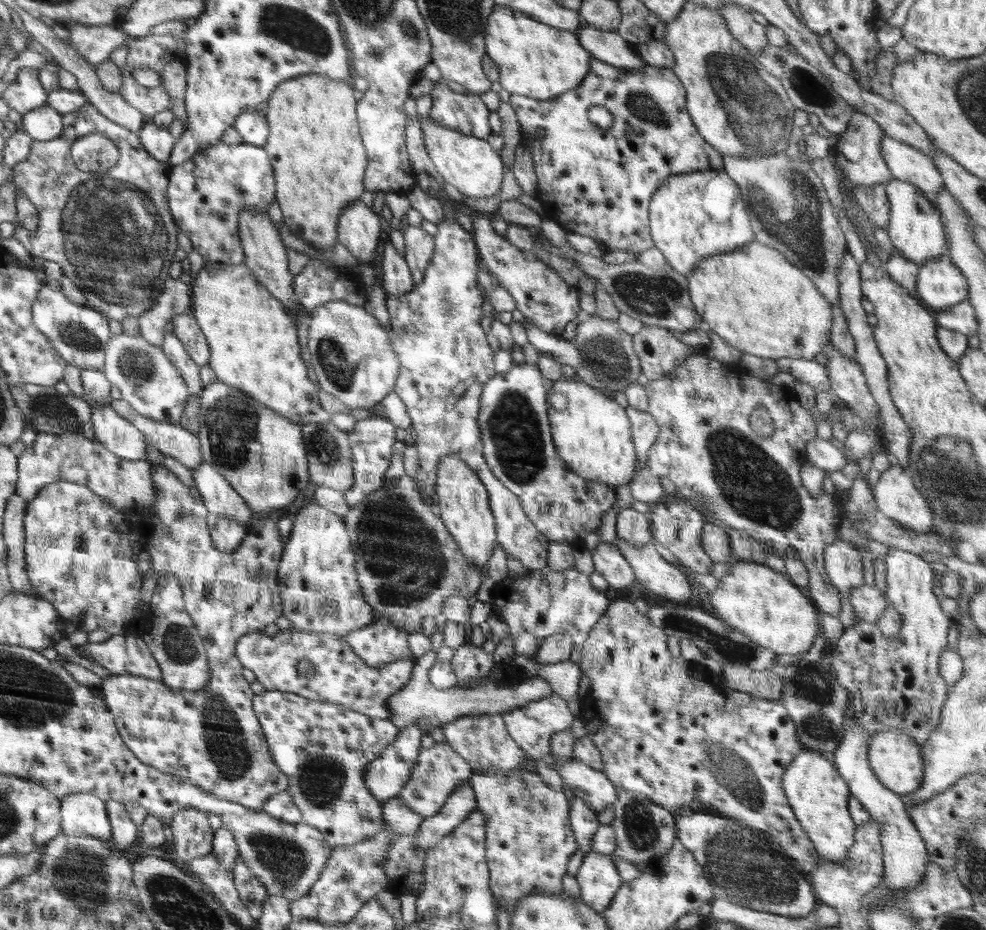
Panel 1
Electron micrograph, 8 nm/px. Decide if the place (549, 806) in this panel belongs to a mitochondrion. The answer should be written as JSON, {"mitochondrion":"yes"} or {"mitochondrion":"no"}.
{"mitochondrion":"no"}

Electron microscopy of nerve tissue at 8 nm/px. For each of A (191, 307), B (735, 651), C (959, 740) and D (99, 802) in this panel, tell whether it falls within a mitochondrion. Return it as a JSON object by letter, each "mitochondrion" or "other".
{"A":"other","B":"mitochondrion","C":"other","D":"other"}

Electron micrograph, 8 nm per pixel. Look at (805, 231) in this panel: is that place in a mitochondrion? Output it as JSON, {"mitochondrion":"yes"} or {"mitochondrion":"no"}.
{"mitochondrion":"yes"}

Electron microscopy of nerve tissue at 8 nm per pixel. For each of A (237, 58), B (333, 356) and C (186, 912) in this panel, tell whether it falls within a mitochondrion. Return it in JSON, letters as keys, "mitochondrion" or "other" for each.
{"A":"mitochondrion","B":"mitochondrion","C":"mitochondrion"}

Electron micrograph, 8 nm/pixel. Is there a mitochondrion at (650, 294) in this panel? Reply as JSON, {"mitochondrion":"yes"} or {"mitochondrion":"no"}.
{"mitochondrion":"yes"}

